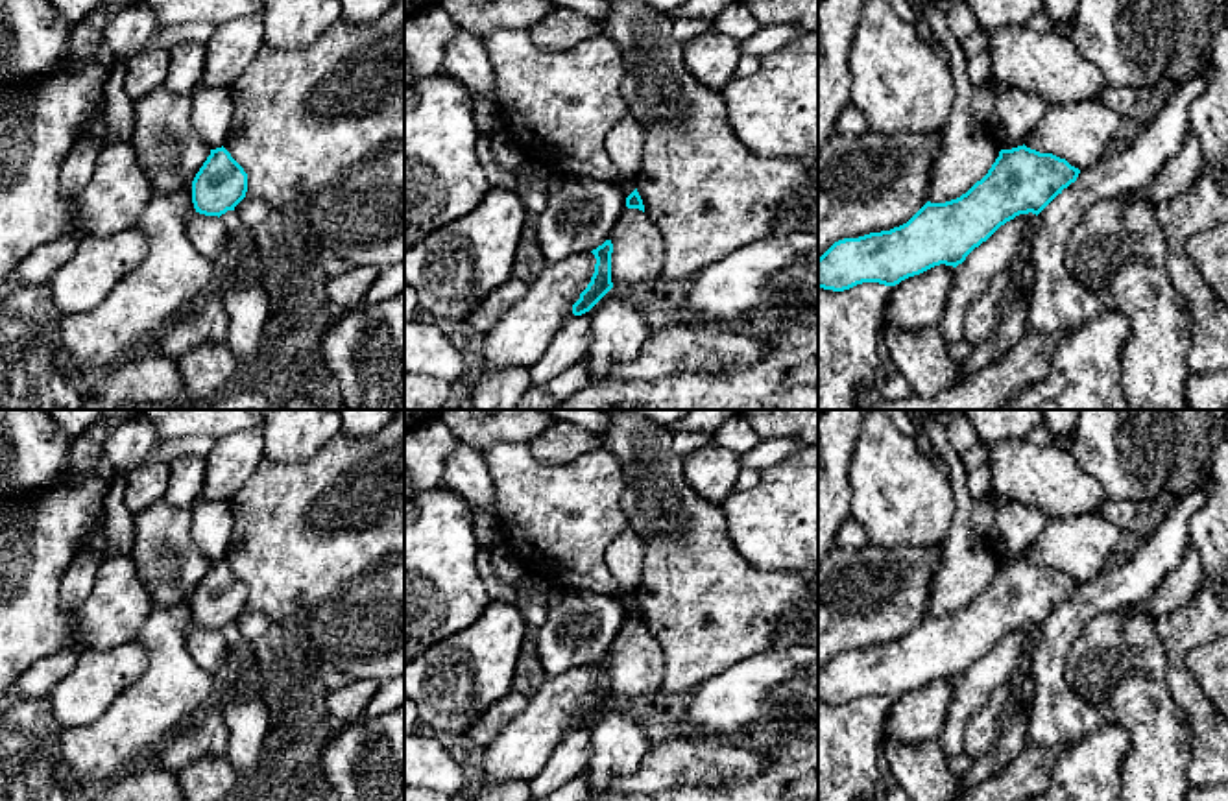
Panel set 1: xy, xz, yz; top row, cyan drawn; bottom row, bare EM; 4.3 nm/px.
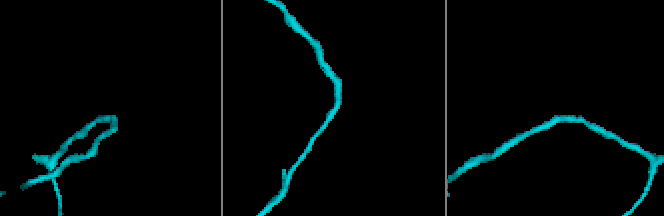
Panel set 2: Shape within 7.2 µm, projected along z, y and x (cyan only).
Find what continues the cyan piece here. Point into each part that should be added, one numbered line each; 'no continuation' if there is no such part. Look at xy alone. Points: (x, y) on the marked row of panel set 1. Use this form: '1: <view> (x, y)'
no continuation

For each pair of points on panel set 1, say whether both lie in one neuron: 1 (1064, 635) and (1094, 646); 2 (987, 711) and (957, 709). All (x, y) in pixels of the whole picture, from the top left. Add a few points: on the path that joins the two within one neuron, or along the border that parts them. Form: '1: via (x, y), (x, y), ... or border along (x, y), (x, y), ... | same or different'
1: border along (1110, 613), (1077, 635), (1066, 681) | different
2: border along (1009, 681), (996, 687), (968, 718), (963, 750) | different

